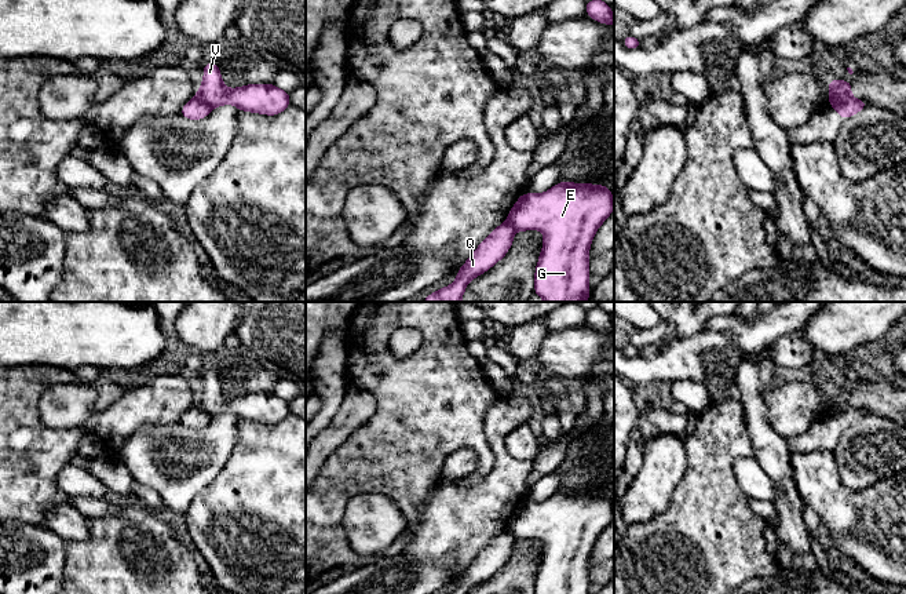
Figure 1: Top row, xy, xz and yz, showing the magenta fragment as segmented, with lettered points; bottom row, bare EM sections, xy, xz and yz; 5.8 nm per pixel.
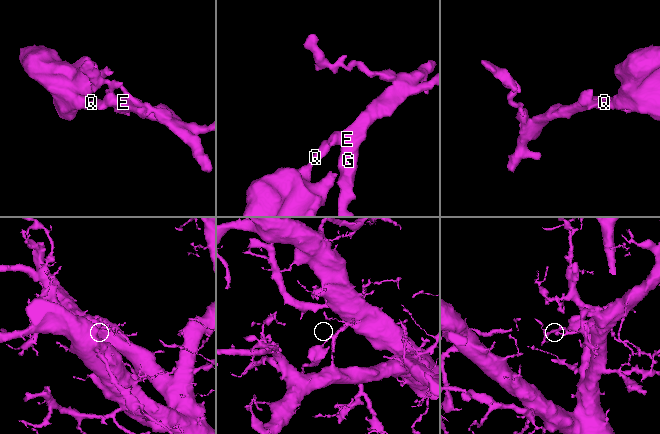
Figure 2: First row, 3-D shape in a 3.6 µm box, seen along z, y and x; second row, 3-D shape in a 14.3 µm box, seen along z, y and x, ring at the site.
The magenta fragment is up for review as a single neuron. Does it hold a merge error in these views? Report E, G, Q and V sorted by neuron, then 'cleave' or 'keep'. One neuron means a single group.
groups E G V / Q; cleave

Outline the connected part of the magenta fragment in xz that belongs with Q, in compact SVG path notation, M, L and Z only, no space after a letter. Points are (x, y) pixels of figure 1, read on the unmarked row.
M508 531L494 537L467 568L465 573L457 579L457 587L452 594L467 594L503 568L512 554L515 540Z

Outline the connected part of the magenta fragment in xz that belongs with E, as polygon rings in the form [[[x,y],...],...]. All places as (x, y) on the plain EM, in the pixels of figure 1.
[[[559,491],[541,503],[523,502],[511,517],[507,531],[515,539],[538,537],[544,542],[534,594],[589,594],[591,551],[613,517],[613,500],[604,493]]]

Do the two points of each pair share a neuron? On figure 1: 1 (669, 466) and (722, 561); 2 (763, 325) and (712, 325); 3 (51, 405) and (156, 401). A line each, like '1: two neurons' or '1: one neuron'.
1: two neurons
2: one neuron
3: one neuron

